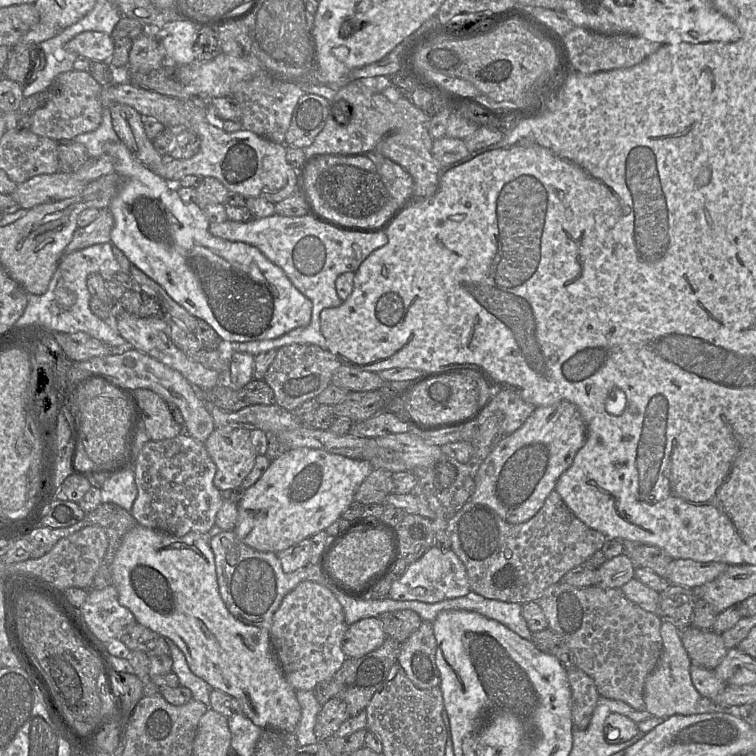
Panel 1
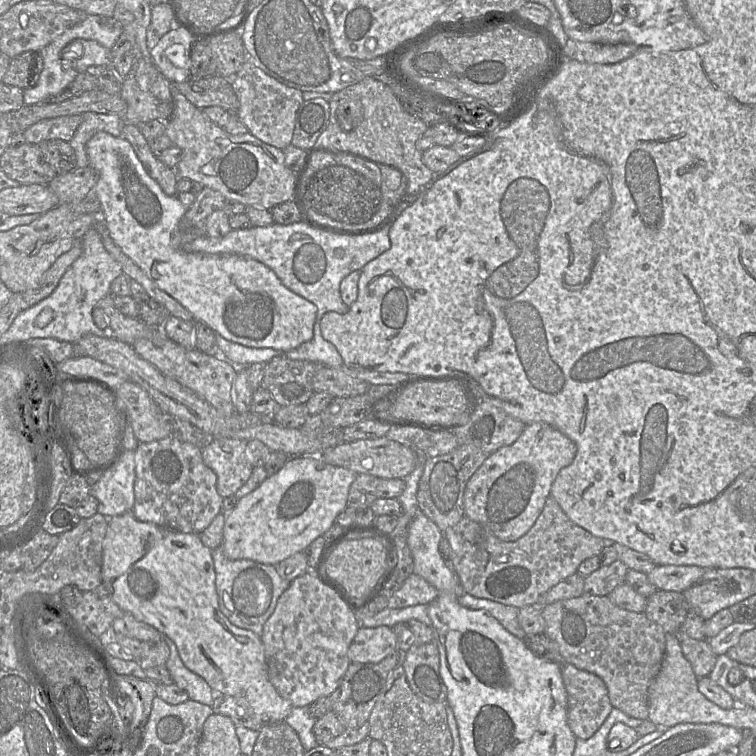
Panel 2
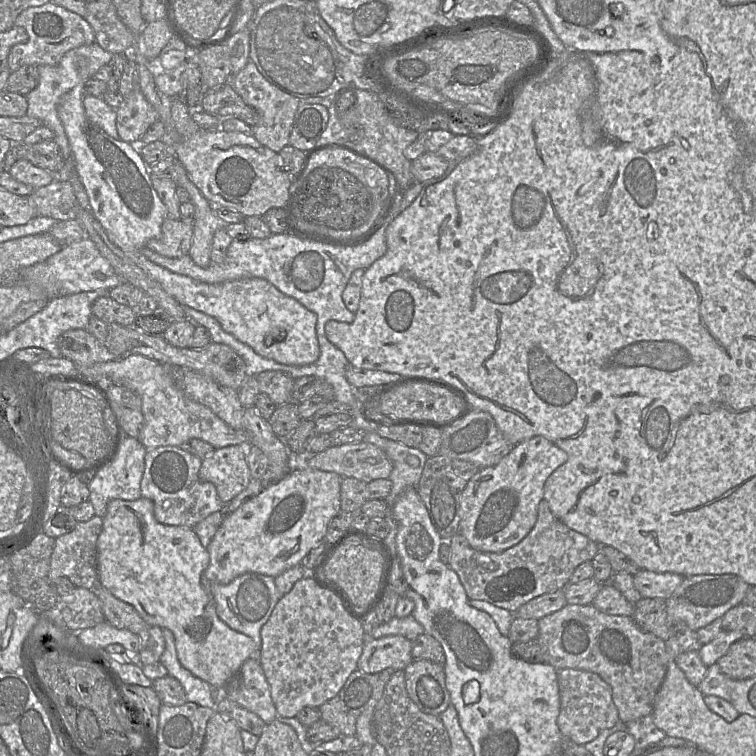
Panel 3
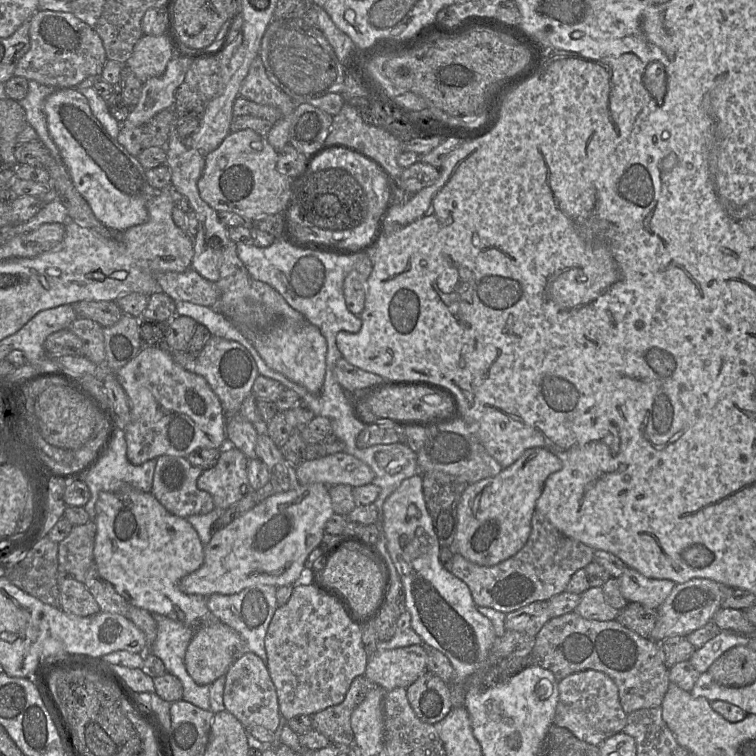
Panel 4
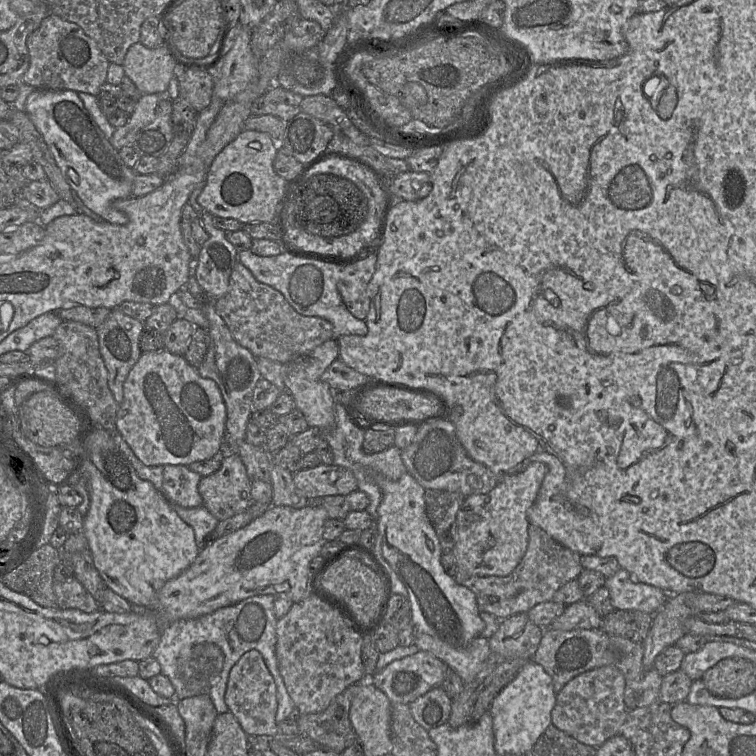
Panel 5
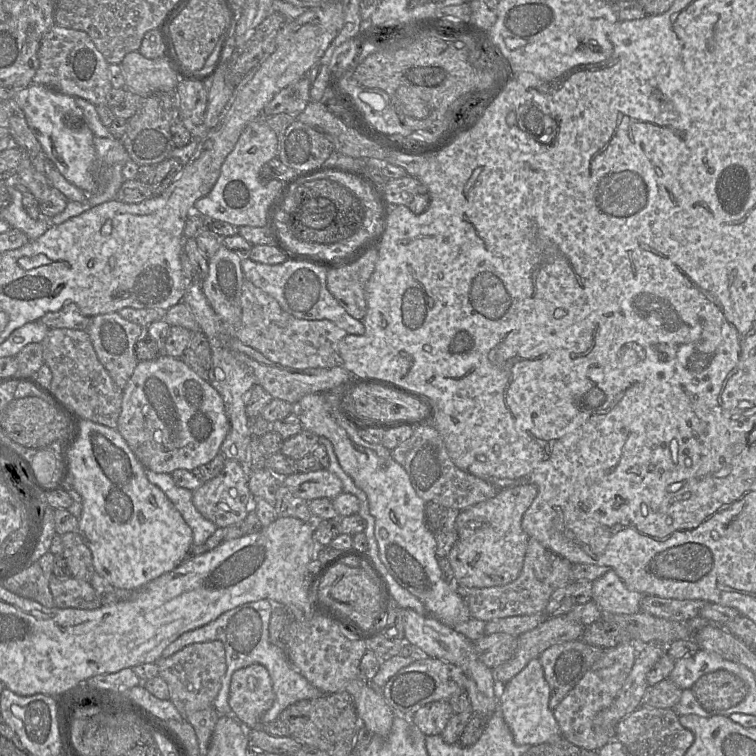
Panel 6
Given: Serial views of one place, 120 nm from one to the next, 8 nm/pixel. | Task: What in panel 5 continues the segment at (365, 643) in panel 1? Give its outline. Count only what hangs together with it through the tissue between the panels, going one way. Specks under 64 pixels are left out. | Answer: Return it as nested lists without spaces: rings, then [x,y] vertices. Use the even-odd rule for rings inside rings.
[[[427,651],[394,660],[368,681],[389,698],[391,704],[410,704],[430,689],[441,686],[449,667]]]

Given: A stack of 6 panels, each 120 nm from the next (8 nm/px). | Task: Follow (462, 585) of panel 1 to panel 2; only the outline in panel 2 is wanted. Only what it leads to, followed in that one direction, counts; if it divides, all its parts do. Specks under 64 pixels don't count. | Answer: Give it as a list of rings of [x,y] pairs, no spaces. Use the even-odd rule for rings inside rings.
[[[412,573],[391,597],[391,607],[405,608],[420,604],[430,604],[438,592],[434,586],[421,576]]]

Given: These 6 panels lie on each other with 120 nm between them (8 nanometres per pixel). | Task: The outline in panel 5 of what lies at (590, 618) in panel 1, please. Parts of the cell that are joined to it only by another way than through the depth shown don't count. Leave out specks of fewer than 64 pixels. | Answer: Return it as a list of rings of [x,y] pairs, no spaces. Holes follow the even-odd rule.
[[[546,628],[532,661],[541,665],[551,676],[554,691],[558,693],[572,678],[601,666],[618,668],[625,678],[624,702],[627,710],[647,707],[659,700],[663,676],[657,670],[645,668],[643,644],[629,639],[613,636],[597,629],[576,629],[570,631]]]

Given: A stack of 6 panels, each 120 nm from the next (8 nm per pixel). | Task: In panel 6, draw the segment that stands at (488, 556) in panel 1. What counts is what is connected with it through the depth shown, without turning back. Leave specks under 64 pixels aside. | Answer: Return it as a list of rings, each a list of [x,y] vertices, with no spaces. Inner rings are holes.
[[[530,537],[519,576],[512,582],[486,588],[466,587],[455,583],[456,592],[467,604],[471,618],[485,622],[511,616],[543,613],[551,594],[559,587],[572,583],[572,563]]]

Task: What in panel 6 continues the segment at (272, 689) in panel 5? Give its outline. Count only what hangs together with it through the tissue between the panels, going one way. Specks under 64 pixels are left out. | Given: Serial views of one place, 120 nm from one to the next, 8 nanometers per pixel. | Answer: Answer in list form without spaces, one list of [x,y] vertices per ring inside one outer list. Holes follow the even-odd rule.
[[[252,664],[233,673],[228,703],[247,730],[261,728],[261,717],[273,701],[272,680],[265,666]]]

